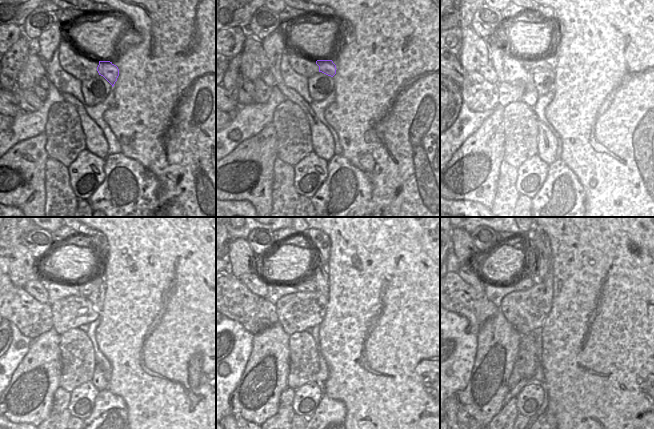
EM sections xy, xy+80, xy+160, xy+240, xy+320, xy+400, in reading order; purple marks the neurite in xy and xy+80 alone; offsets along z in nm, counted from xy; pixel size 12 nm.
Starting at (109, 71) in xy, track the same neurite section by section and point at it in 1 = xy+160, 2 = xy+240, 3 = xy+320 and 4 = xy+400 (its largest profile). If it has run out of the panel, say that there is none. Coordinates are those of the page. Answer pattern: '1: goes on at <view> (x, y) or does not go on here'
1: goes on at xy+160 (540, 66)
2: goes on at xy+240 (85, 288)
3: goes on at xy+320 (305, 284)
4: goes on at xy+400 (522, 283)

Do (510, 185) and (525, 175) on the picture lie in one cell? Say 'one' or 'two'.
two

